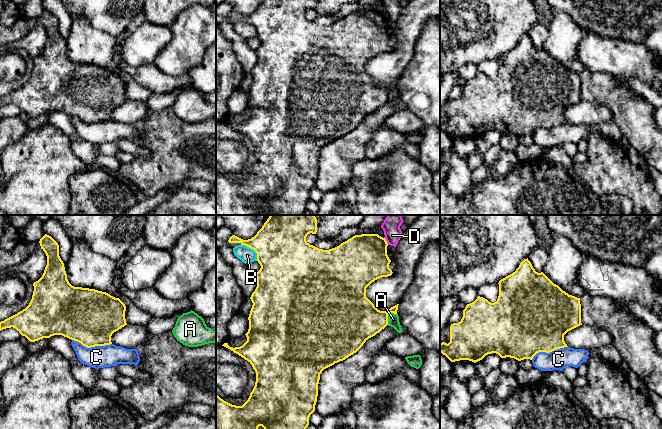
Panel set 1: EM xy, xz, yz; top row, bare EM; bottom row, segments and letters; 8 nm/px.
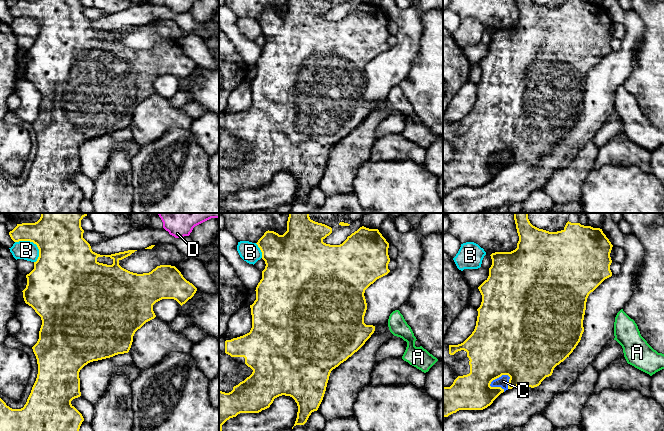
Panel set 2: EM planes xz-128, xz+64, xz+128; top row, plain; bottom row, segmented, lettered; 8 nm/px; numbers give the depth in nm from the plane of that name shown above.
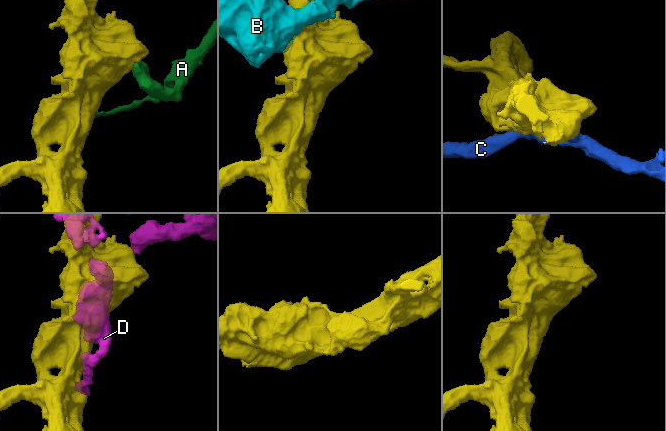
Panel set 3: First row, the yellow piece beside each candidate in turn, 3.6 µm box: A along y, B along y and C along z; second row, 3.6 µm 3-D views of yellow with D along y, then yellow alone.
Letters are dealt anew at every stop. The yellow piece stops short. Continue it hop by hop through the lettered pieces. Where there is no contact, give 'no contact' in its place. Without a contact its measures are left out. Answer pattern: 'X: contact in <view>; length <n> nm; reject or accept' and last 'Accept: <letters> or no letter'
A: contact in xz; length 120 nm; reject
B: contact in xz; length 190 nm; reject
C: contact in xy; length 320 nm; reject
D: contact in xz; length 70 nm; reject
Accept: no letter

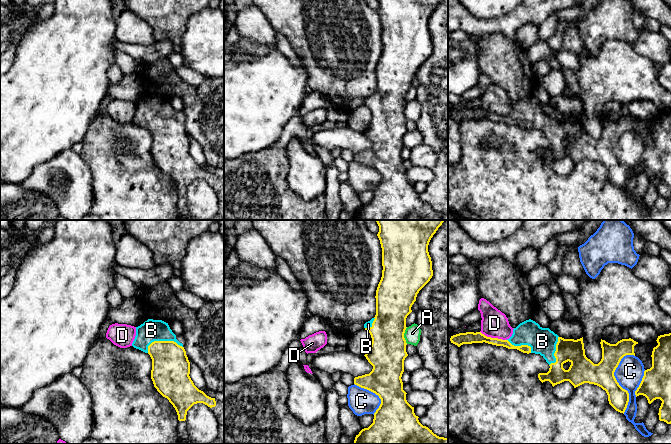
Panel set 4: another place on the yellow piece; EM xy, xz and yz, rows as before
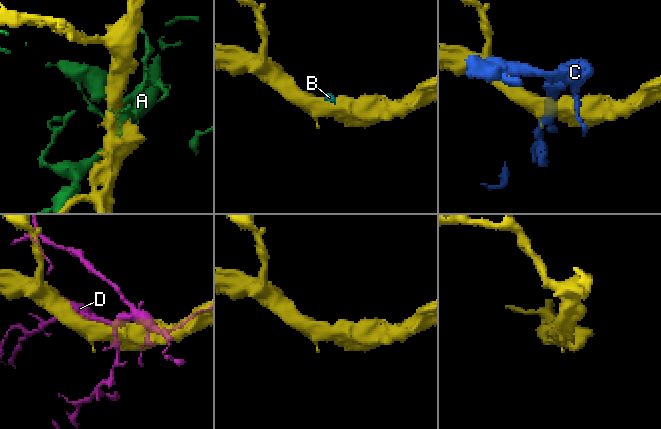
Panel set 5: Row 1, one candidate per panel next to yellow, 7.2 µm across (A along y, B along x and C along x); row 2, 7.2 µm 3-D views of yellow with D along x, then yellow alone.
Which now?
A: contact in xz; length 140 nm; reject
B: contact in xy; length 300 nm; accept
C: contact in yz; length 480 nm; reject
D: contact in yz; length 220 nm; reject
Accept: B

